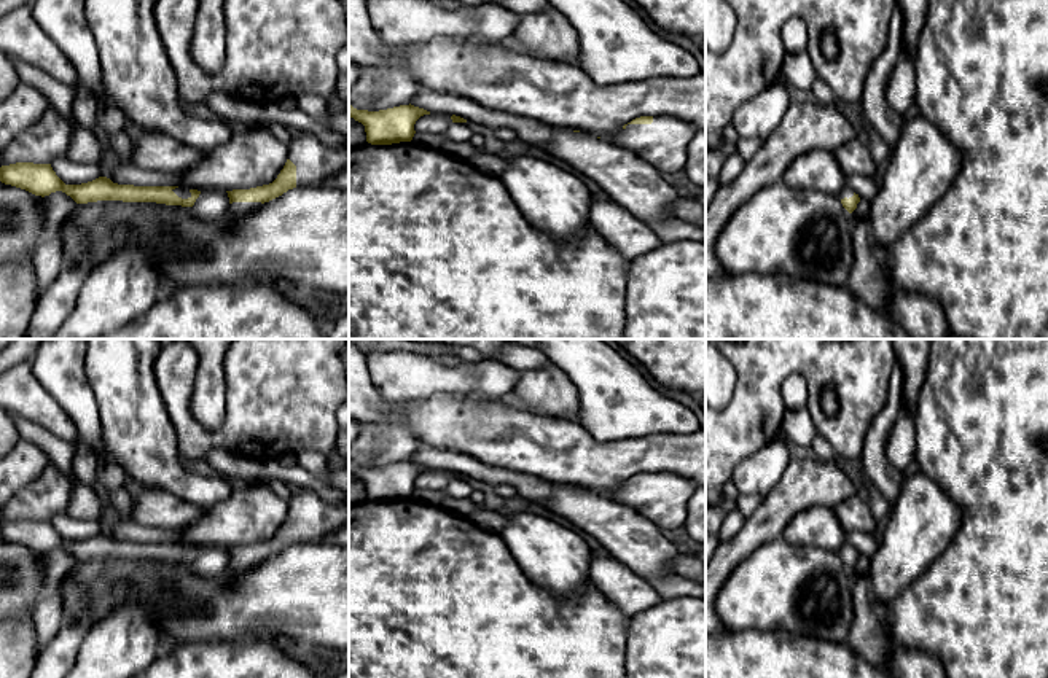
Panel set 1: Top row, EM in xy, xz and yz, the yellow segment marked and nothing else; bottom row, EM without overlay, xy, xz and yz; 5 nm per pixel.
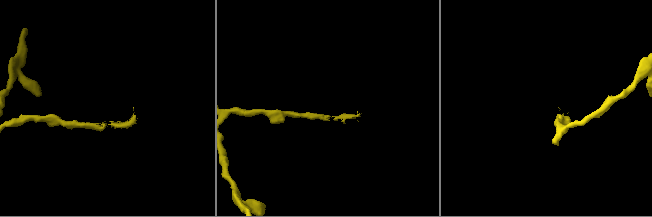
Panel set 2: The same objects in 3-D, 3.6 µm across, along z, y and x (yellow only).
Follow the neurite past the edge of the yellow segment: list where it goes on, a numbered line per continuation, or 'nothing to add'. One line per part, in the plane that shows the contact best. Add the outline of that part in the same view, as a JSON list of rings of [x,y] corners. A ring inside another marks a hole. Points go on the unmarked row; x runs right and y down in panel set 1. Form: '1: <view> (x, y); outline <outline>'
1: xz (663, 500); outline [[[656,471],[651,481],[628,481],[612,497],[639,516],[651,520],[661,532],[683,527],[686,506],[698,482],[674,471]]]

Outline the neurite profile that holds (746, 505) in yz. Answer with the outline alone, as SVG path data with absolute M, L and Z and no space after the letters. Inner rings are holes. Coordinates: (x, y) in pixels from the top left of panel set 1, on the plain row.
M742 495L736 501L736 509L747 519L763 503L761 495Z

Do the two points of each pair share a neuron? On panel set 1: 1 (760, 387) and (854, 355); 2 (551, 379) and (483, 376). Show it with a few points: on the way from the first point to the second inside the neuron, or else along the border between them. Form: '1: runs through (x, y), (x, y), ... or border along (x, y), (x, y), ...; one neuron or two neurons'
1: runs through (784, 363), (790, 357), (830, 357); one neuron
2: border along (521, 373), (510, 393); two neurons

